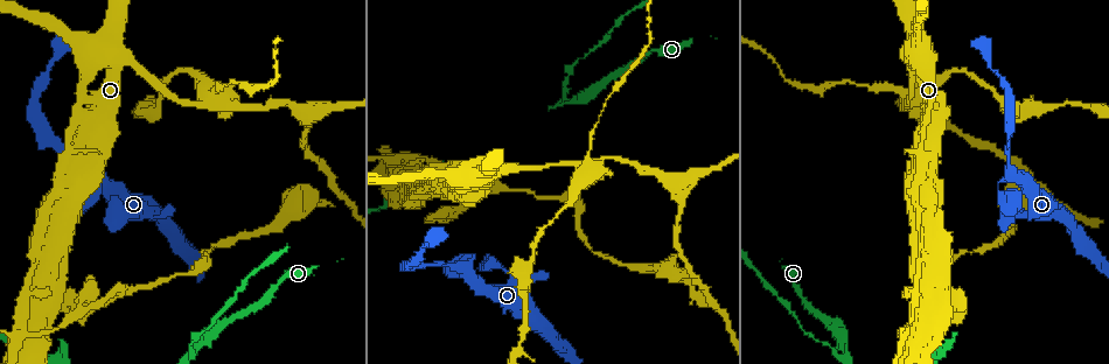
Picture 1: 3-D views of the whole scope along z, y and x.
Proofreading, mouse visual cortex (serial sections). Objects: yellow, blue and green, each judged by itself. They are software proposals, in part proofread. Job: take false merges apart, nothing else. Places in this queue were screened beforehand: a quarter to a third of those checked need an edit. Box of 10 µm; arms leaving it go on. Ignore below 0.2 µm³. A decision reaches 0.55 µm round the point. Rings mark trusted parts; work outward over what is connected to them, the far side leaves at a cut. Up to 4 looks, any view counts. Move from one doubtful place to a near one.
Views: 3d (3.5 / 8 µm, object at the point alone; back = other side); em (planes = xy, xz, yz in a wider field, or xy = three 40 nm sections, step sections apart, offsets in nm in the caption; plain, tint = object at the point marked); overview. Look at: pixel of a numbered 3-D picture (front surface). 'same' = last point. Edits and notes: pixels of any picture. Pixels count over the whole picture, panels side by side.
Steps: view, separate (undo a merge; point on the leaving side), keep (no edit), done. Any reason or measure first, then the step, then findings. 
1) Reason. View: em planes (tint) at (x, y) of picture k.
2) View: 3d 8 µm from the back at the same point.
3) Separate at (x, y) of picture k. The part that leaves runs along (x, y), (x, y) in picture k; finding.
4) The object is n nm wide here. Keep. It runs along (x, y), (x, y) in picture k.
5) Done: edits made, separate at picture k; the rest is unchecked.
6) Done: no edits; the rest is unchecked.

Sharp bend. View: 3d 3.5 µm at (123, 54) of picture 1.

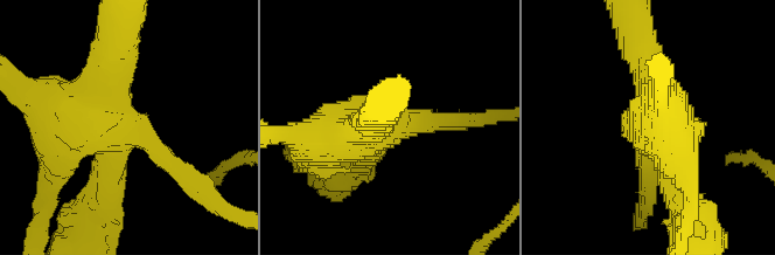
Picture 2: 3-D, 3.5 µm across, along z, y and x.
View: em xy step 5 (tint) at (129, 123) of picture 2.

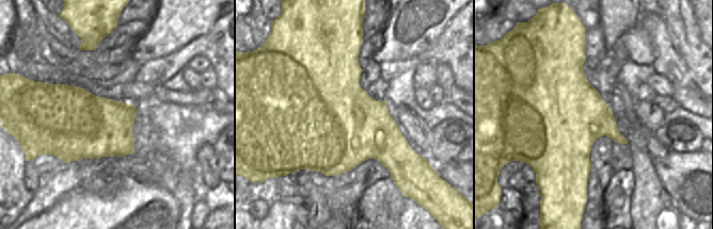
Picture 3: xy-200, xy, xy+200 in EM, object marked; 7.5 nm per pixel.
The object is 750 nm wide here. Keep. It runs along (364, 156), (378, 123), (435, 119) in picture 2; continuous, no second cell.

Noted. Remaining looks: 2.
Thin arm on a thick one. View: 3d 3.5 µm at (78, 195) of picture 1.

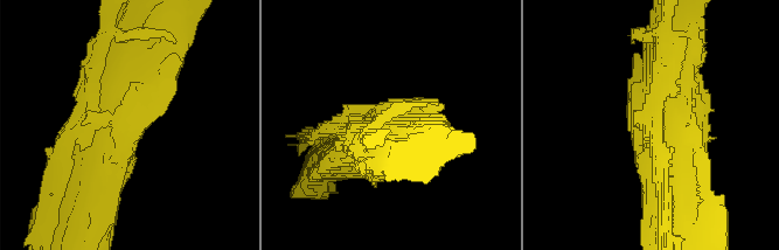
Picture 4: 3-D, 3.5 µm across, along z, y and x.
Need the tissue. View: em planes (tint) at (131, 120) of picture 4.

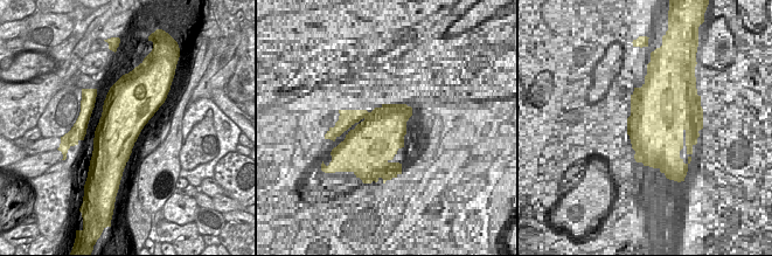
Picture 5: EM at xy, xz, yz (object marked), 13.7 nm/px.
Keep. It runs along (136, 25), (103, 168) in picture 4; all the same cell.

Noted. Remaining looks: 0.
Done: no edits; the rest is unchecked.

